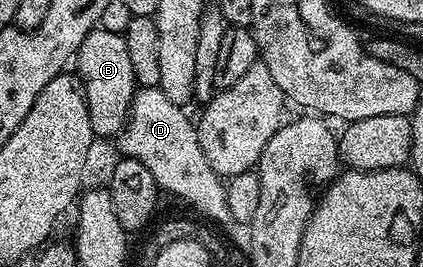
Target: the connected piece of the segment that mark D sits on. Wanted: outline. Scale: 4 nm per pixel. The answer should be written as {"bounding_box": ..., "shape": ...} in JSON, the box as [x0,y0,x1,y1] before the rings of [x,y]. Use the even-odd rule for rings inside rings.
{"bounding_box":[119,87,230,221],"shape":[[[141,87],[133,95],[129,119],[119,134],[121,153],[139,159],[151,175],[155,175],[158,190],[174,193],[189,205],[194,205],[205,217],[213,221],[230,220],[225,194],[225,181],[207,163],[207,155],[199,143],[197,126],[185,114],[186,110],[176,105],[160,87]]]}

